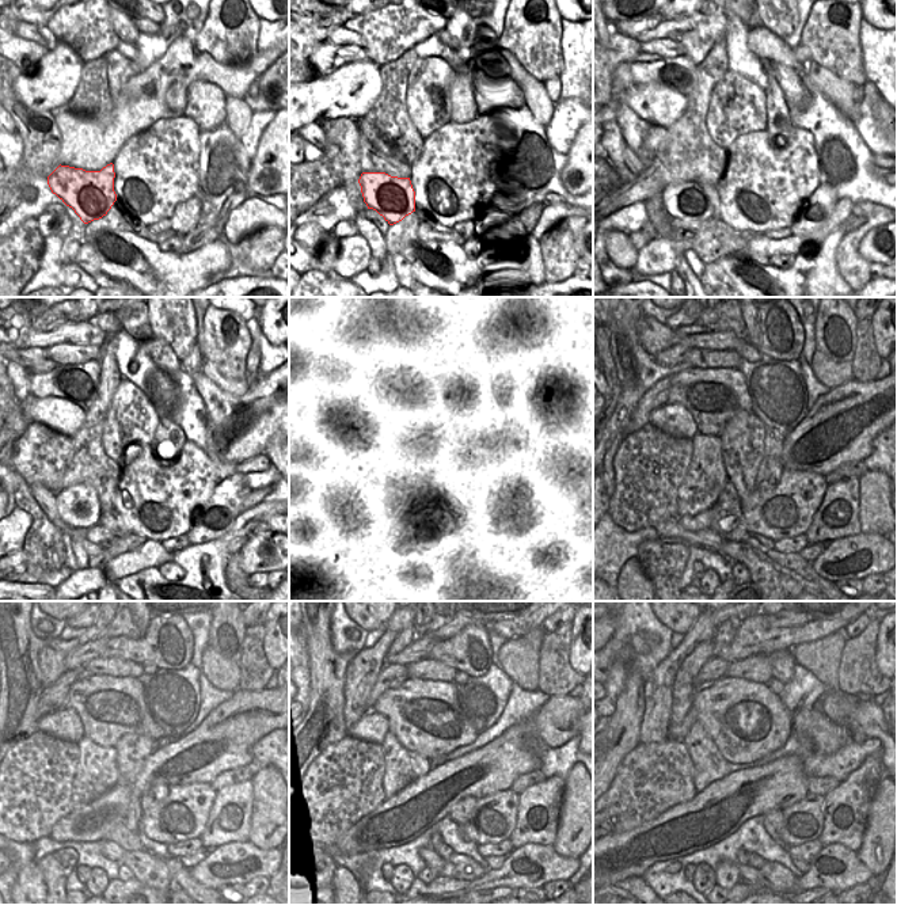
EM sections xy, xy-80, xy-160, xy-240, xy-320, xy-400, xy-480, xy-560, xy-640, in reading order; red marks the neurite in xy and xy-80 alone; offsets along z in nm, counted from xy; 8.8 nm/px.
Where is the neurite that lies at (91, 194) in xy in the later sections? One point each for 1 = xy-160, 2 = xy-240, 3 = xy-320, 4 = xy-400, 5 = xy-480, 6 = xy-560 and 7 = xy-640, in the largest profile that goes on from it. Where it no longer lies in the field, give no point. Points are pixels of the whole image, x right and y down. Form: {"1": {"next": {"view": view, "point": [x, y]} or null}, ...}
{"1": {"next": {"view": "xy-160", "point": [688, 201]}}, "2": {"next": {"view": "xy-240", "point": [79, 506]}}, "3": {"next": {"view": "xy-320", "point": [391, 485]}}, "4": {"next": {"view": "xy-400", "point": [706, 476]}}, "5": {"next": {"view": "xy-480", "point": [97, 772]}}, "6": {"next": {"view": "xy-560", "point": [402, 765]}}, "7": {"next": {"view": "xy-640", "point": [709, 764]}}}

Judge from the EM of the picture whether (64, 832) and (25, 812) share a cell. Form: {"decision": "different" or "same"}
{"decision": "different"}

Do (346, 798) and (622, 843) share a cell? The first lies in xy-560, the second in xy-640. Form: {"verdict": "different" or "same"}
{"verdict": "different"}

